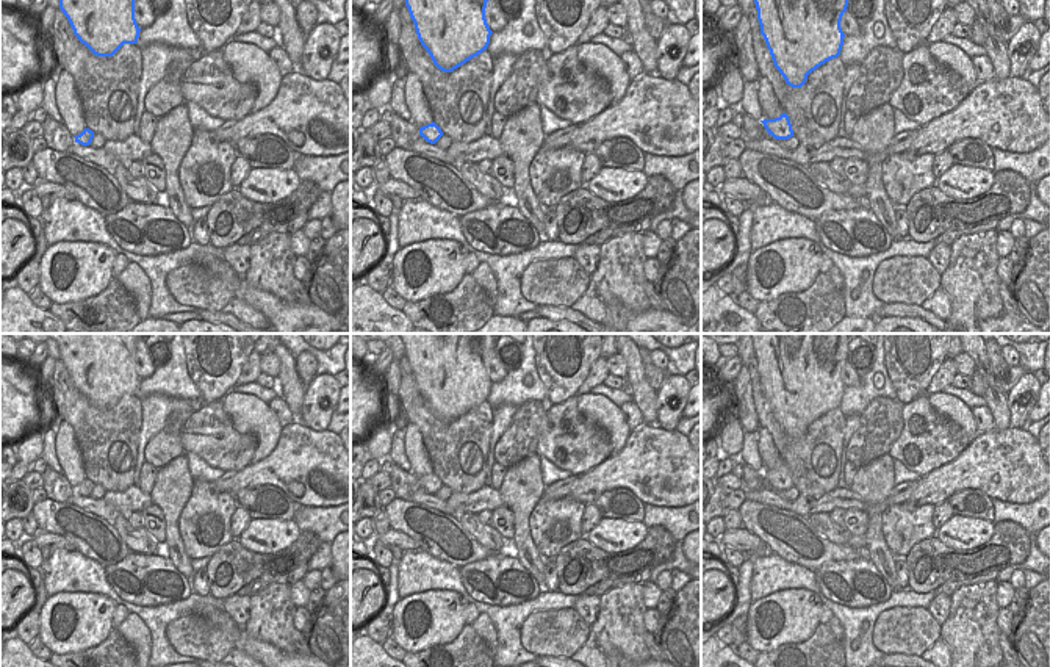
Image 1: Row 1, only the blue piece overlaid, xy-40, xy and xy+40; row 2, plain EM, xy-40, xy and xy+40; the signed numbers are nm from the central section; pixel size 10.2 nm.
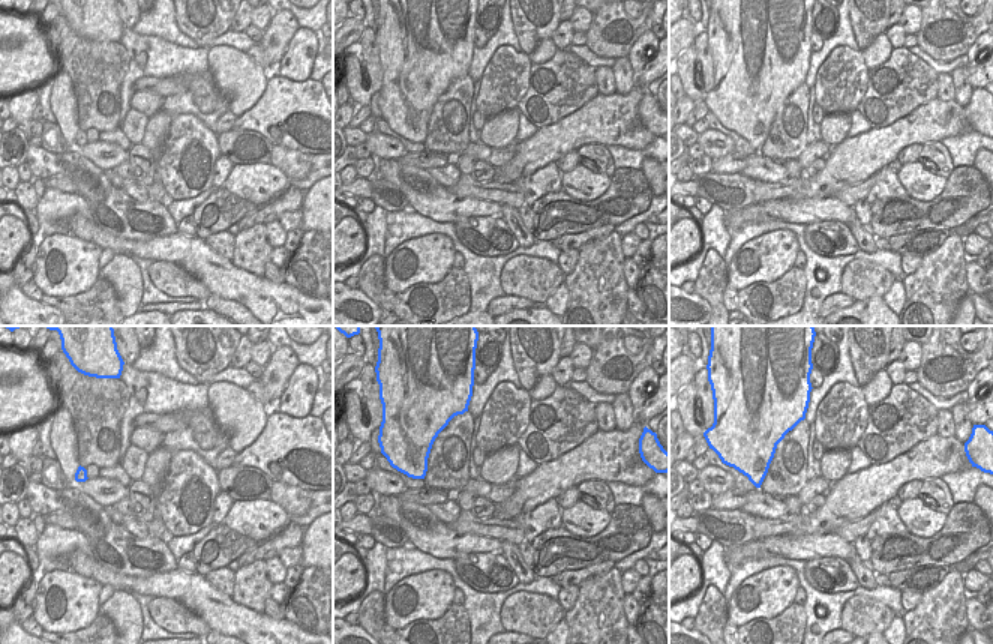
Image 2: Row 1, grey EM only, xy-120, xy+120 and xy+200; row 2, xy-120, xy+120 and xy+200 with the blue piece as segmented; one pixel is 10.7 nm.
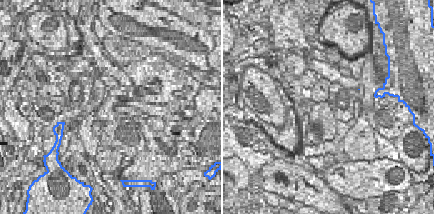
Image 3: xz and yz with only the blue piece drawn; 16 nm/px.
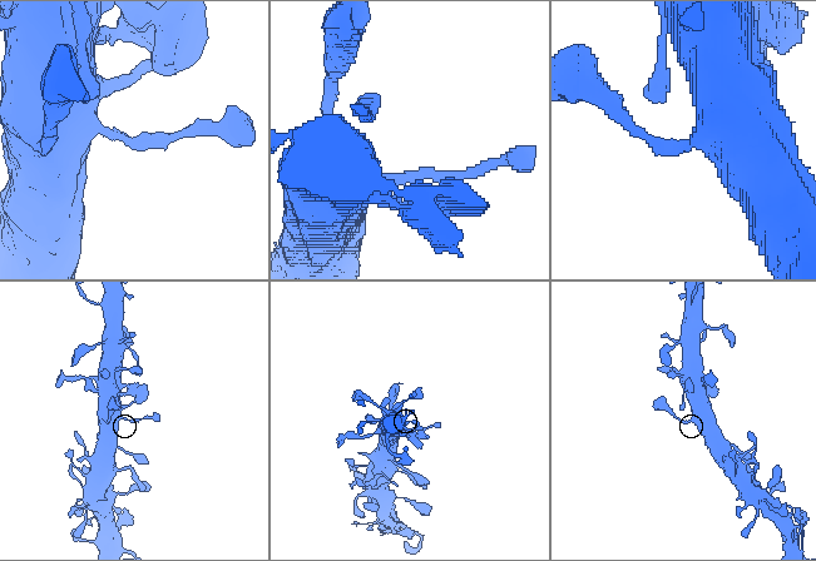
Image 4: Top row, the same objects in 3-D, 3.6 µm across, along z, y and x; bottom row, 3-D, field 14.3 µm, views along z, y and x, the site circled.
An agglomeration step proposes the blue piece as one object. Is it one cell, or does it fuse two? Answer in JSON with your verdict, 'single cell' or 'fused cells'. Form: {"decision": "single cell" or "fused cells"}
{"decision": "single cell"}

